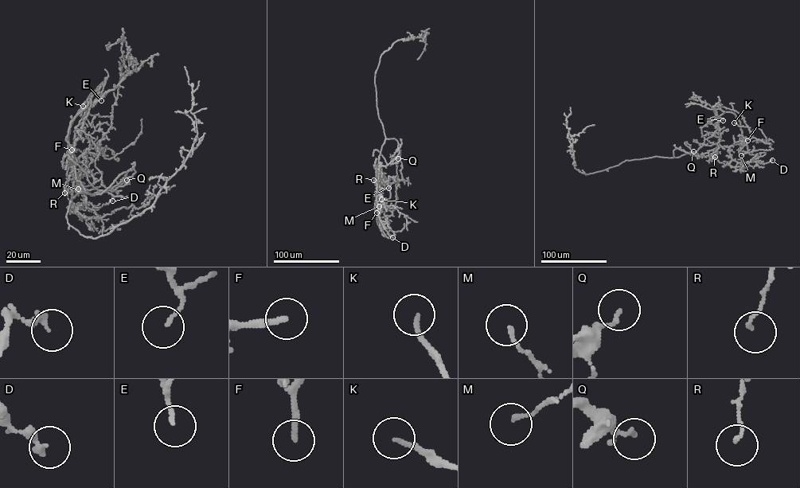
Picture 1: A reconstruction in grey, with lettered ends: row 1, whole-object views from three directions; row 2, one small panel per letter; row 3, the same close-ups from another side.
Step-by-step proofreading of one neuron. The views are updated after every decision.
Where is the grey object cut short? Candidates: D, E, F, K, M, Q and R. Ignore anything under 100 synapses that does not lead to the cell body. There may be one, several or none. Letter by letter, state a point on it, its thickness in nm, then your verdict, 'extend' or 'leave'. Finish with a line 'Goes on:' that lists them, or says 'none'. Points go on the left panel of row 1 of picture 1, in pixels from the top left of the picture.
D: at (112, 201); 240 nm thick; leave
E: at (101, 100); 120 nm thick; leave
F: at (72, 150); 220 nm thick; leave
K: at (83, 106); 160 nm thick; leave
M: at (78, 189); 140 nm thick; leave
Q: at (126, 180); 100 nm thick; leave
R: at (64, 193); 100 nm thick; leave
Goes on: none

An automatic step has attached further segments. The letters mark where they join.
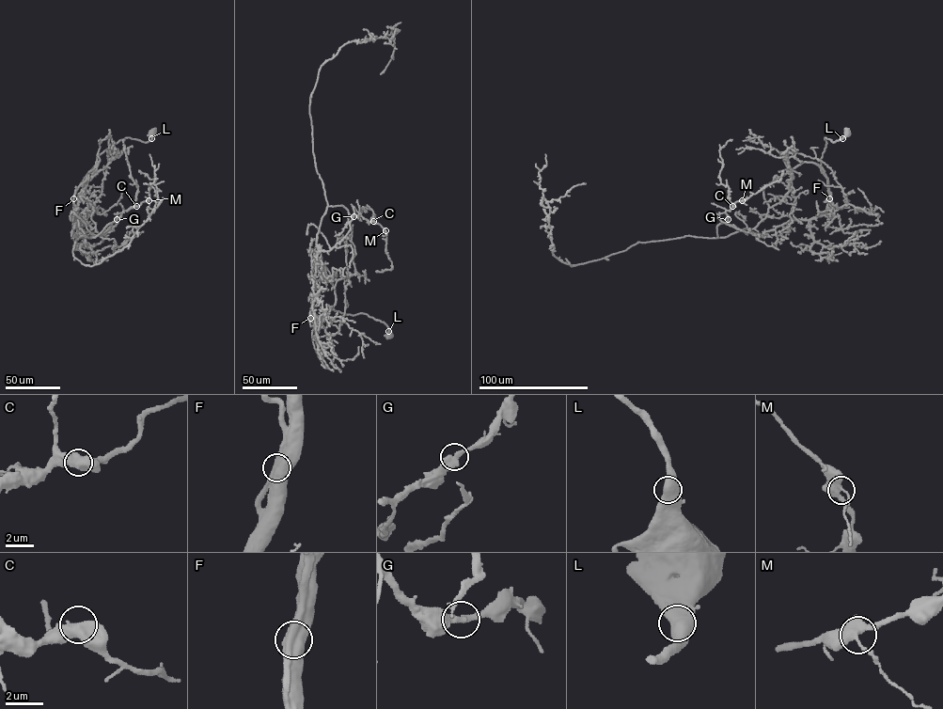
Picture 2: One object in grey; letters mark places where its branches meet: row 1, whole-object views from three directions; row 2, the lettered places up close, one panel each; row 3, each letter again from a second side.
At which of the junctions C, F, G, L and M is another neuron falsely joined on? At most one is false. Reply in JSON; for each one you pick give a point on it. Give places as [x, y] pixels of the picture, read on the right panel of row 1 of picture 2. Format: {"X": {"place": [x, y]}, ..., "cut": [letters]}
{"cut": []}

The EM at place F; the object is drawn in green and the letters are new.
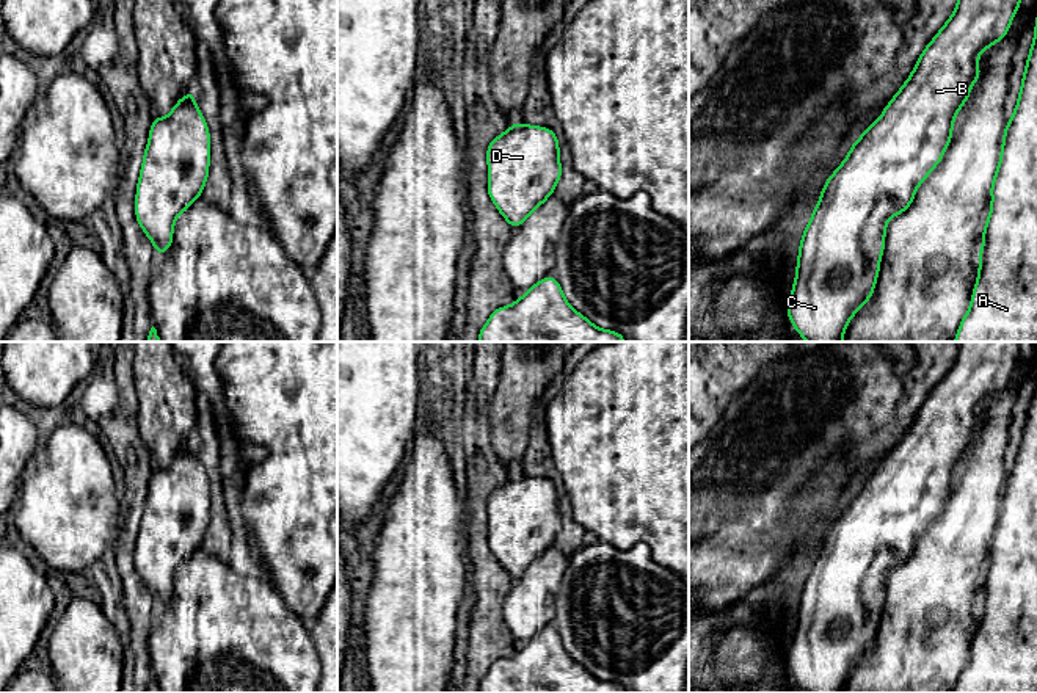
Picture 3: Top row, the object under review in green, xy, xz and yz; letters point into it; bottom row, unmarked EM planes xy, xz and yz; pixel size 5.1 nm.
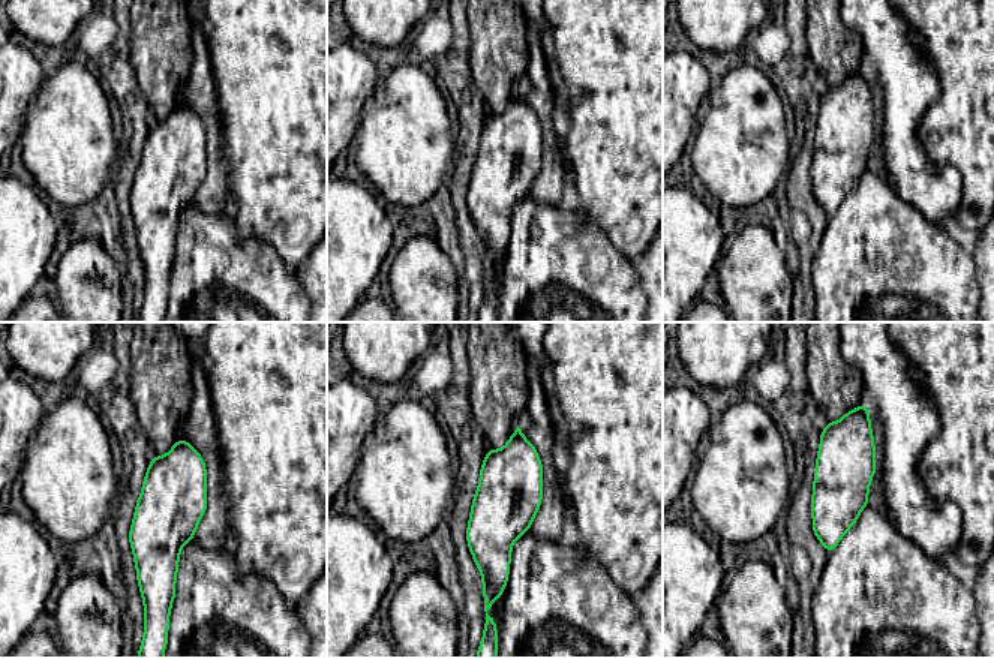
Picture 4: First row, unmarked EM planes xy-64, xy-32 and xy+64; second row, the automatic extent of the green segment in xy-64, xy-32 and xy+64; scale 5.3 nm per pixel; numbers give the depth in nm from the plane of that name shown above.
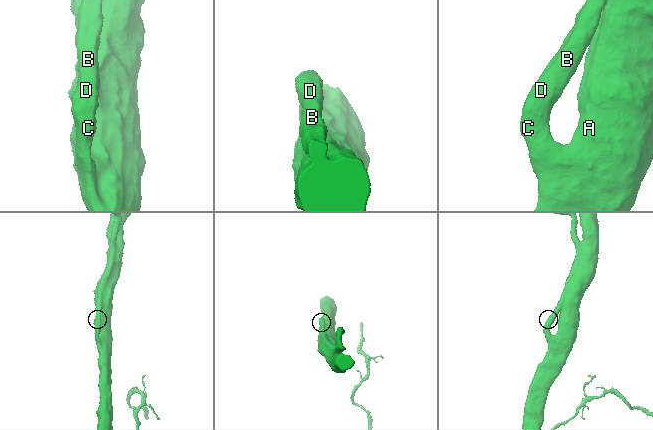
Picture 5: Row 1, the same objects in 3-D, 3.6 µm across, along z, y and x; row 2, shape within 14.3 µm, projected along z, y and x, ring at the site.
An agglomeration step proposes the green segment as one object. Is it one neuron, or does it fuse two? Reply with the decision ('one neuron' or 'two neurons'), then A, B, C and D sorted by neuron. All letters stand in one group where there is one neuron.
one neuron; A B C D

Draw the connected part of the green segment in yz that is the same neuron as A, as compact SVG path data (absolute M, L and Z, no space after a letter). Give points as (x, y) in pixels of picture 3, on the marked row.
M1037 19L990 190L979 274L954 342L1037 342Z

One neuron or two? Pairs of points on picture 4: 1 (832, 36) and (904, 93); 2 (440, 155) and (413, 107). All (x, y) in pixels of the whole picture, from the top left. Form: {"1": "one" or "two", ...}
{"1": "two", "2": "one"}

